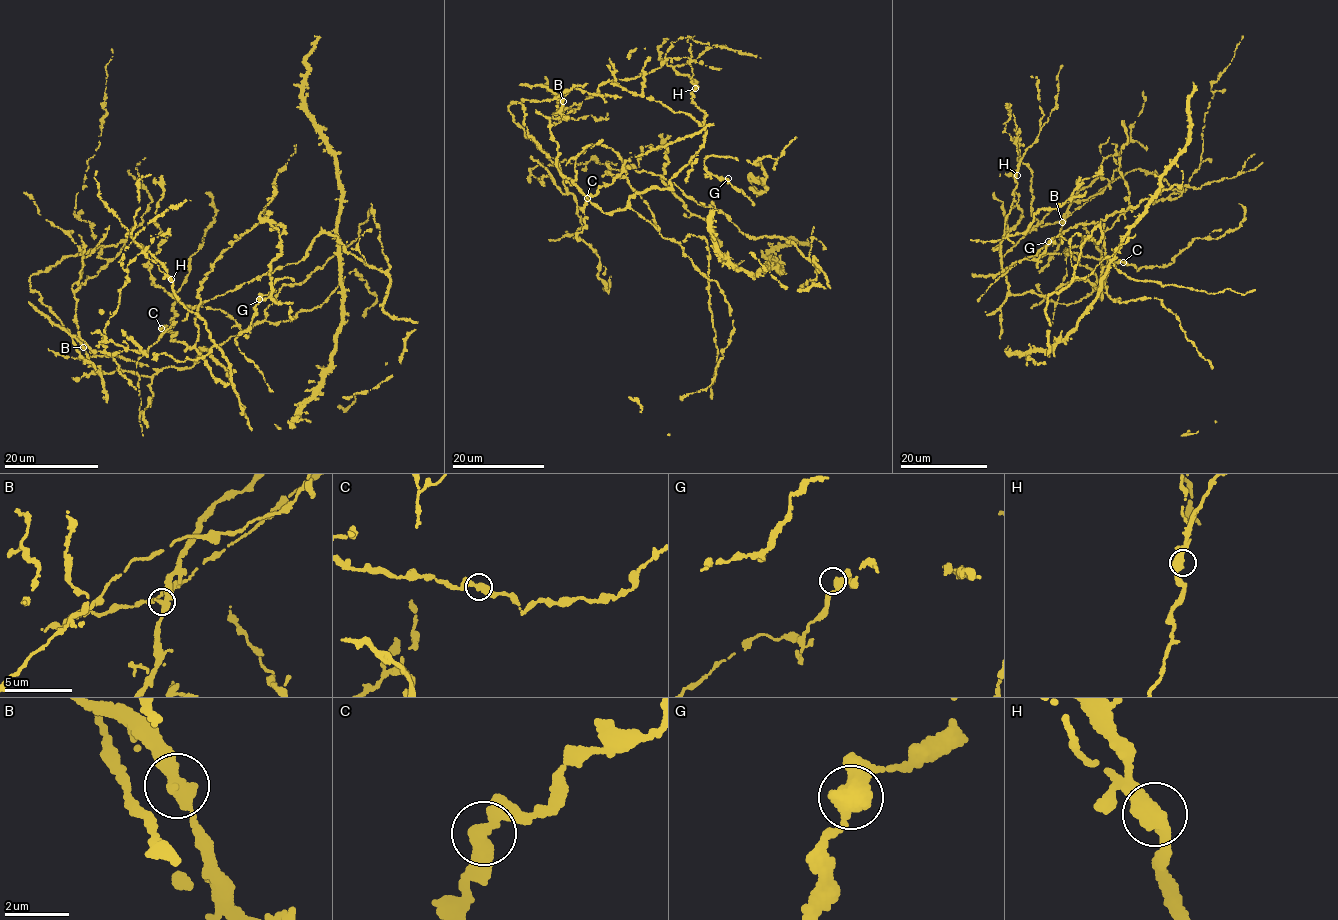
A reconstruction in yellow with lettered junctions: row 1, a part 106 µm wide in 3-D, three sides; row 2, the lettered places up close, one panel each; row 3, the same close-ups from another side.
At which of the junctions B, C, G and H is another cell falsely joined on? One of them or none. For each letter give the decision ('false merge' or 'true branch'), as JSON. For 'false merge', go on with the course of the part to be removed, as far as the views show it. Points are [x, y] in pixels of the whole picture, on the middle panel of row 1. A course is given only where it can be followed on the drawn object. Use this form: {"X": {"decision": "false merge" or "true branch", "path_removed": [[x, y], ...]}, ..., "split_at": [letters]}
{"B": {"decision": "true branch"}, "C": {"decision": "true branch"}, "G": {"decision": "true branch"}, "H": {"decision": "false merge", "path_removed": [[695, 88], [691, 79], [692, 55], [687, 40], [694, 36]]}, "split_at": ["H"]}

